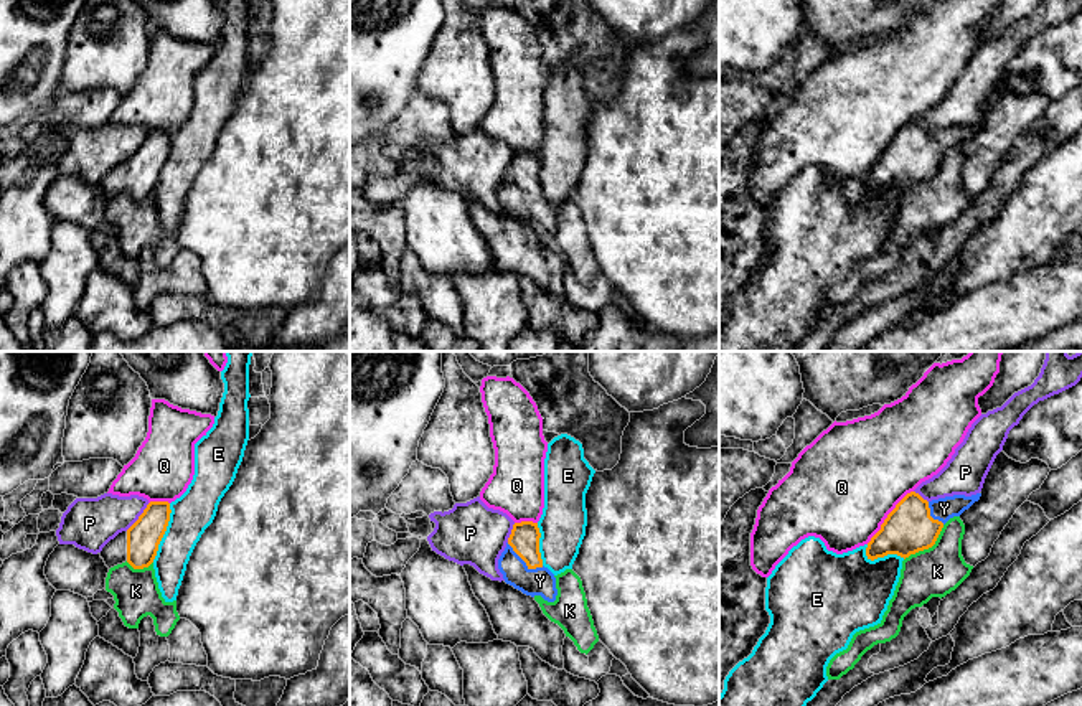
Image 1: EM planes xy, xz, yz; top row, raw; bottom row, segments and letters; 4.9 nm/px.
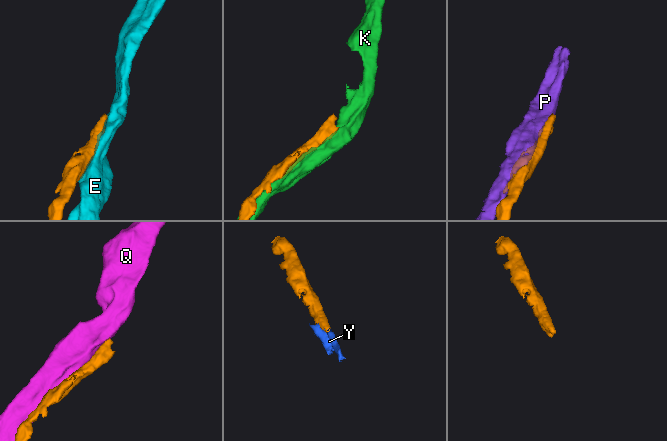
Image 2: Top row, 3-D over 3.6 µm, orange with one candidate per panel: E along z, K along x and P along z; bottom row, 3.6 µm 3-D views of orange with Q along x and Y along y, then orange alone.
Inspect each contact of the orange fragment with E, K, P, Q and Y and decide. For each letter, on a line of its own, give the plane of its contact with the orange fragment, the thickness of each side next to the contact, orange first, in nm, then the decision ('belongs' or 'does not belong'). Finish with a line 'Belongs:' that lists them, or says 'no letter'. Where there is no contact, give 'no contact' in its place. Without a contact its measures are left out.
E: meets orange in xy; 160 nm thick on the orange side, 200 nm on the other; does not belong
K: meets orange in yz; 240 nm thick on the orange side, 240 nm on the other; does not belong
P: meets orange in xy; 160 nm thick on the orange side, 260 nm on the other; does not belong
Q: meets orange in yz; 240 nm thick on the orange side, 480 nm on the other; does not belong
Y: meets orange in xz; 140 nm thick on the orange side, 140 nm on the other; belongs
Belongs: Y

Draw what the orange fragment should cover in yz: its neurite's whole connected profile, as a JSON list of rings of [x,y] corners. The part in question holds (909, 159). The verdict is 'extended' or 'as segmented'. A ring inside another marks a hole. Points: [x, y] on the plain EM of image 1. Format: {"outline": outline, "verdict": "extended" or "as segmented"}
{"outline": [[[907,124],[887,145],[881,160],[866,178],[868,190],[874,191],[887,185],[909,188],[935,175],[943,155],[960,147],[981,124],[965,127],[953,125],[927,132],[919,124]]], "verdict": "extended"}

